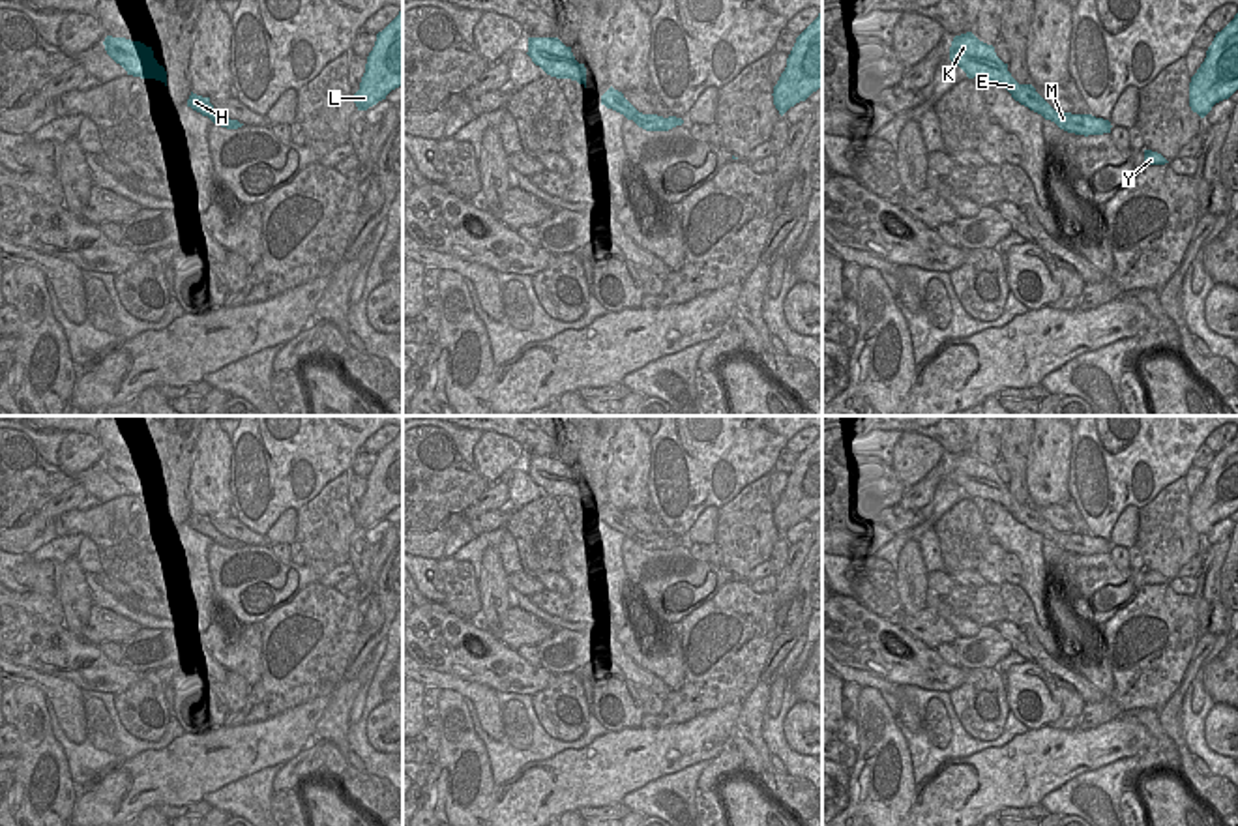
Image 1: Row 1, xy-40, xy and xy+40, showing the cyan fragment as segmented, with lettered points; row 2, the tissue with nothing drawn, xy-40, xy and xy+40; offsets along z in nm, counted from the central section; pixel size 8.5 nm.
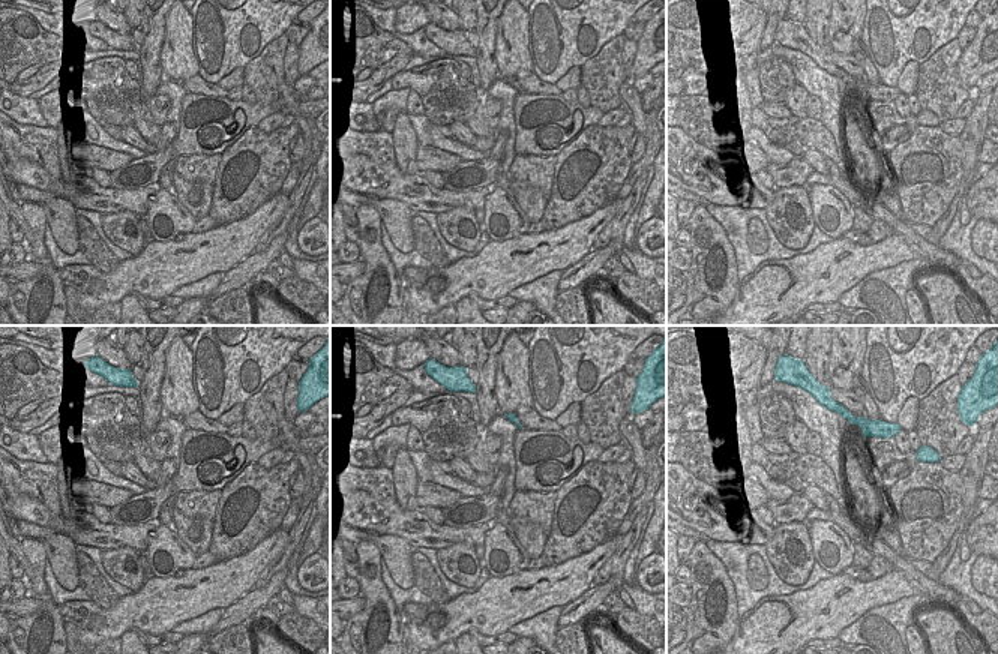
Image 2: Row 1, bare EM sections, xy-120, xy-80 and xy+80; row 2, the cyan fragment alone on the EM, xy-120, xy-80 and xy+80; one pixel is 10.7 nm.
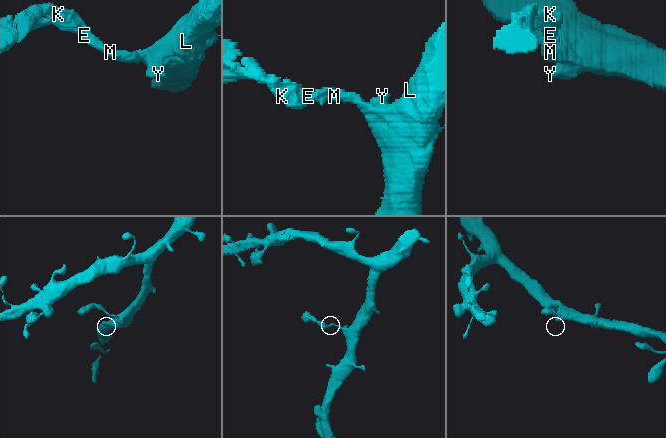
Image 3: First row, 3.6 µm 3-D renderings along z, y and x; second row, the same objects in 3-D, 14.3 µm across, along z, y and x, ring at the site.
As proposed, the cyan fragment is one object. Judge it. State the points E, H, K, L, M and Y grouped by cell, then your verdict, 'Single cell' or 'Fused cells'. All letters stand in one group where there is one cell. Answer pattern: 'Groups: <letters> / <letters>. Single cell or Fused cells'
Groups: E H K M / L Y. Fused cells

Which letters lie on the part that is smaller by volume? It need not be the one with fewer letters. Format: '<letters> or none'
E, H, K, M

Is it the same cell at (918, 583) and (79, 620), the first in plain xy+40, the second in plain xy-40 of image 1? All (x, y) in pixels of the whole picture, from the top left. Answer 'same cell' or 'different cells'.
same cell

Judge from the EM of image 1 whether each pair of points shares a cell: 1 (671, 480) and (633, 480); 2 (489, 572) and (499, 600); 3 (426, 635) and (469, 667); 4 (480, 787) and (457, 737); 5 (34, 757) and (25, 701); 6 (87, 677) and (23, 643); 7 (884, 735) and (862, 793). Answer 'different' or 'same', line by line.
1: different
2: same
3: same
4: same
5: same
6: same
7: same

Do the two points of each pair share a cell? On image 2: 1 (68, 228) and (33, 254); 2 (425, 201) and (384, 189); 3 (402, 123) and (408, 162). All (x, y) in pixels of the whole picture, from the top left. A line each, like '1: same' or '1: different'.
1: different
2: same
3: same

